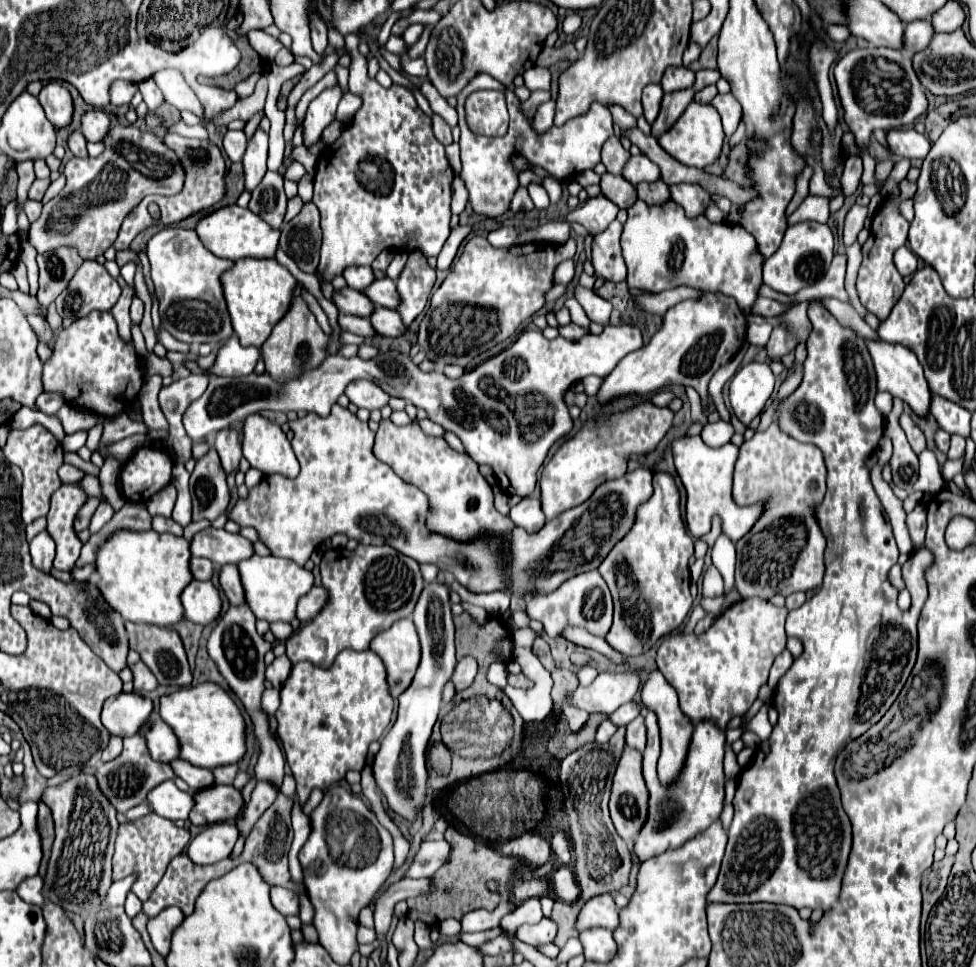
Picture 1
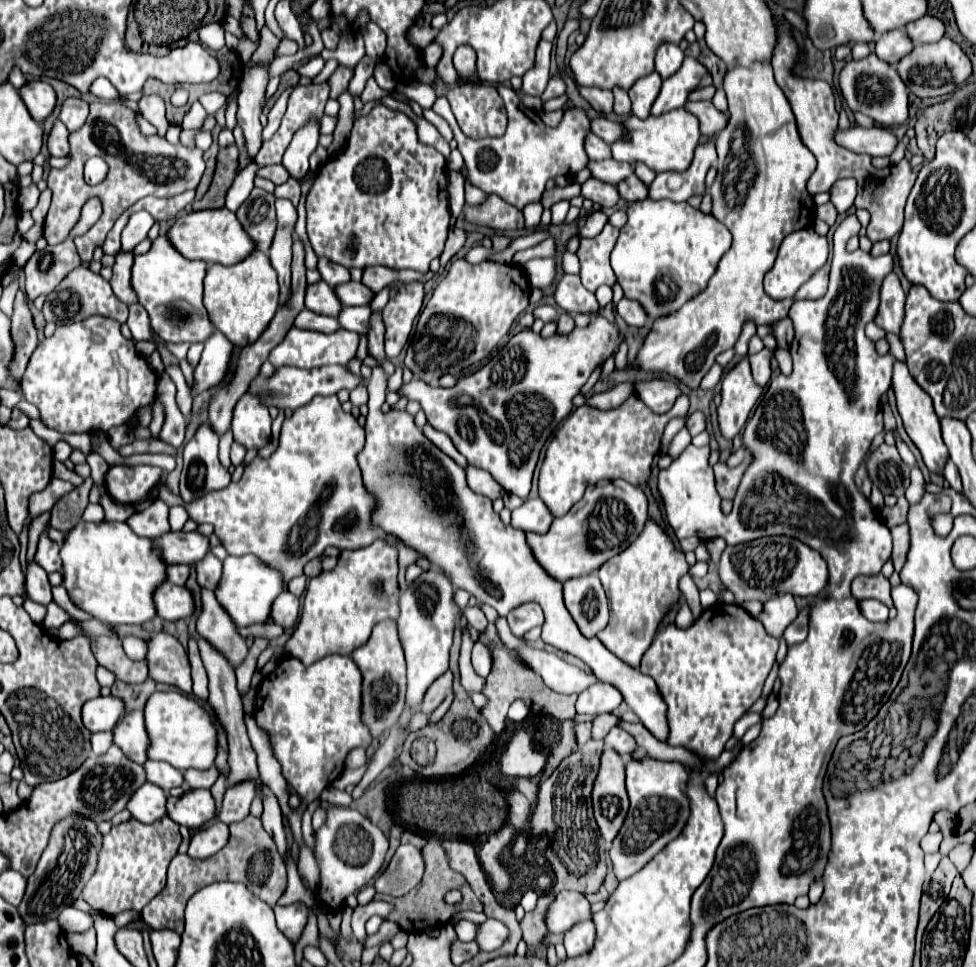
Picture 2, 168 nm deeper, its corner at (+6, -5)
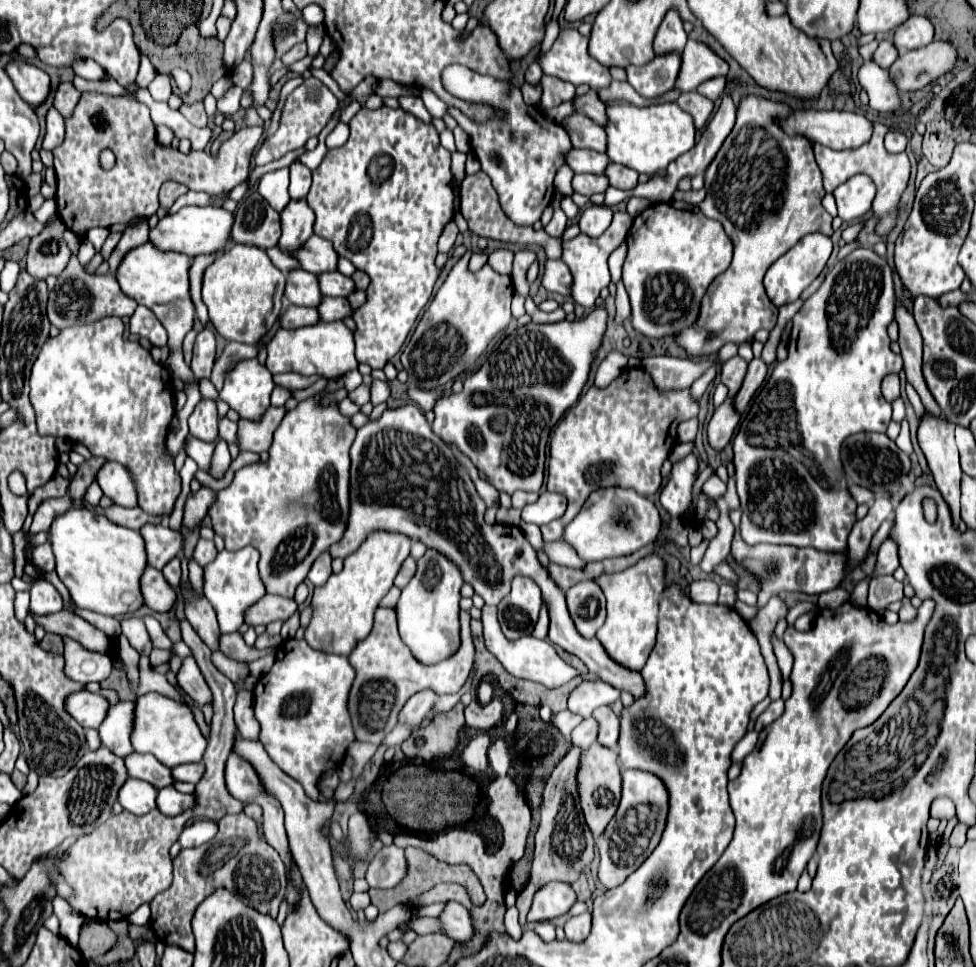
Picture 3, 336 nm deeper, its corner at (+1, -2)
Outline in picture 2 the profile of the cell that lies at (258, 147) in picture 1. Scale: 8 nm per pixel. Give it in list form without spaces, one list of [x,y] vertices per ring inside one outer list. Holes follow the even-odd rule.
[[[255,66],[249,74],[241,80],[241,92],[239,92],[239,112],[237,112],[237,124],[243,128],[245,136],[245,150],[247,158],[253,162],[255,154],[261,148],[261,130],[259,124],[261,108],[263,108],[263,96],[267,86],[267,66]]]

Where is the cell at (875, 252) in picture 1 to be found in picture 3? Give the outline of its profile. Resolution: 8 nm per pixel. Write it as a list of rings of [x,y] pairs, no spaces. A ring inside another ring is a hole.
[[[896,303],[896,323],[900,327],[900,349],[902,349],[902,359],[904,359],[904,371],[908,383],[916,389],[920,395],[926,413],[934,417],[944,417],[940,409],[936,409],[936,401],[932,401],[932,393],[928,393],[928,387],[924,385],[924,375],[922,375],[922,337],[920,331],[914,323],[914,317],[902,307],[902,303]]]

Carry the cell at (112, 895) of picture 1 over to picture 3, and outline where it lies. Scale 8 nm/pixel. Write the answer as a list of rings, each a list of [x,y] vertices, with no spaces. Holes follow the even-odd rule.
[[[62,897],[52,899],[52,907],[54,907],[56,917],[60,919],[60,935],[64,935],[64,939],[76,947],[78,945],[78,929],[82,925],[84,917],[78,911],[72,911]]]

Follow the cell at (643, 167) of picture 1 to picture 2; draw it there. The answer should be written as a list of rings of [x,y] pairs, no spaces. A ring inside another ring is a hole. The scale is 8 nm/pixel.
[[[601,160],[601,162],[589,162],[587,168],[591,170],[591,174],[603,182],[609,182],[613,186],[619,184],[619,180],[625,180],[627,176],[631,176],[633,166],[631,164],[623,164],[617,160]]]

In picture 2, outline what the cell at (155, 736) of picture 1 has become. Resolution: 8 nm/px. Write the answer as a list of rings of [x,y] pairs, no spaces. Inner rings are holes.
[[[135,710],[125,714],[113,728],[113,740],[137,764],[147,762],[147,744],[151,744],[143,720],[143,712]]]

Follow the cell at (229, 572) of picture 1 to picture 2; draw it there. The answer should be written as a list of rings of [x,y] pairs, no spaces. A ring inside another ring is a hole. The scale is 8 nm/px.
[[[207,554],[201,562],[195,564],[195,568],[197,568],[199,586],[215,590],[215,584],[219,584],[219,576],[223,572],[223,564],[213,554]]]

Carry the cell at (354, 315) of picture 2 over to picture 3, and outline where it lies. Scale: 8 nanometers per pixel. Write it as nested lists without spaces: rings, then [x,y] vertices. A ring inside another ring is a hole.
[[[322,297],[316,309],[320,313],[320,321],[340,321],[346,315],[352,315],[352,307],[344,297]]]

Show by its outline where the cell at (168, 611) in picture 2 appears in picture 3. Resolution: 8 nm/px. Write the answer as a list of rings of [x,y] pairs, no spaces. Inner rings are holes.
[[[148,567],[144,569],[144,577],[140,577],[140,591],[144,597],[144,603],[152,611],[170,611],[176,601],[176,593],[166,583],[160,571]]]

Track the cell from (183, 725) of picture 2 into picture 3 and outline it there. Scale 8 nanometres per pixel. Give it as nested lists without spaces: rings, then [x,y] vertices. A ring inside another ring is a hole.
[[[146,693],[136,699],[134,727],[132,727],[132,747],[136,753],[150,753],[166,767],[176,767],[182,763],[198,763],[206,751],[206,739],[200,733],[192,711],[160,693]]]

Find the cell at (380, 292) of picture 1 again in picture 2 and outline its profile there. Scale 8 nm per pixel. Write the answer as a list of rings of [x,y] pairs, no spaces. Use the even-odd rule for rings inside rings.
[[[361,282],[341,284],[341,286],[335,288],[335,292],[345,306],[367,306],[375,296],[375,292]]]

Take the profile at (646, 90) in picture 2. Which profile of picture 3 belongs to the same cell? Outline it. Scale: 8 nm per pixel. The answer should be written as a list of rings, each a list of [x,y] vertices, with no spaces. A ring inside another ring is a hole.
[[[680,53],[656,55],[646,65],[628,65],[626,79],[628,83],[644,97],[656,97],[670,91],[676,83],[682,57]]]

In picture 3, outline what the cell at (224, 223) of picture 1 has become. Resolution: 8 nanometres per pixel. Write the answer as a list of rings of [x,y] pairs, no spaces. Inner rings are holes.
[[[182,207],[178,213],[170,213],[160,217],[158,225],[150,229],[150,243],[160,251],[176,251],[188,257],[196,257],[202,253],[226,251],[230,233],[232,233],[234,215],[222,207]]]

